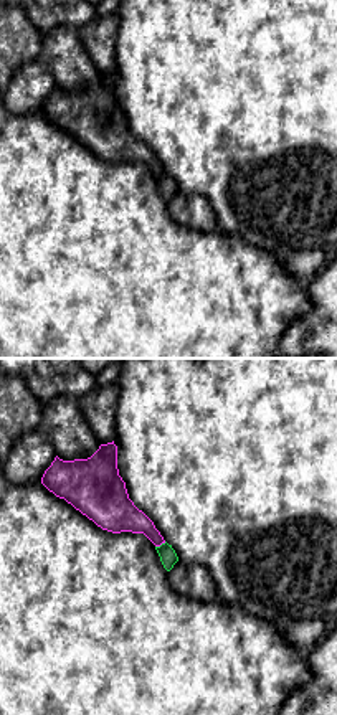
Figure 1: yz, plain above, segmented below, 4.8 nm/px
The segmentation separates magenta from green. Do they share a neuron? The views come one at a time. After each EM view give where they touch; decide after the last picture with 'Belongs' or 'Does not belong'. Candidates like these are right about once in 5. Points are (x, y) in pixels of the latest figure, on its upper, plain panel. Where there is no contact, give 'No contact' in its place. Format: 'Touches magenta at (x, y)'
Touches magenta at (161, 174)

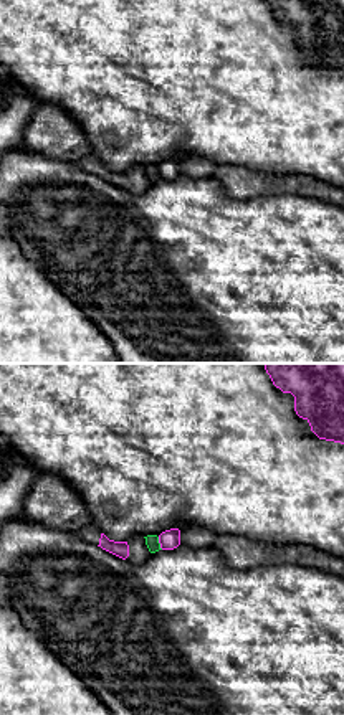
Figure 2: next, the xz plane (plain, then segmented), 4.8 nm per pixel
Touches magenta at (159, 172)

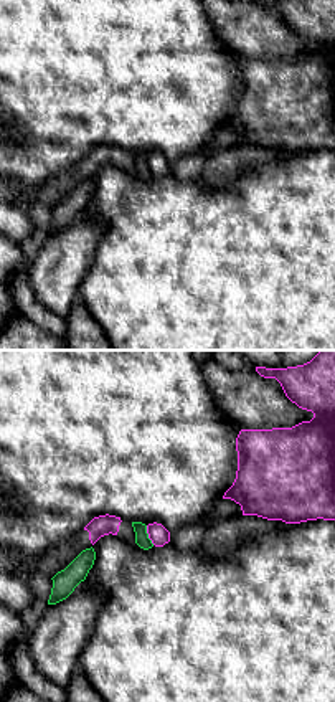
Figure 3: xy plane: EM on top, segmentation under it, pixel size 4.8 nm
Touches magenta at (149, 166)

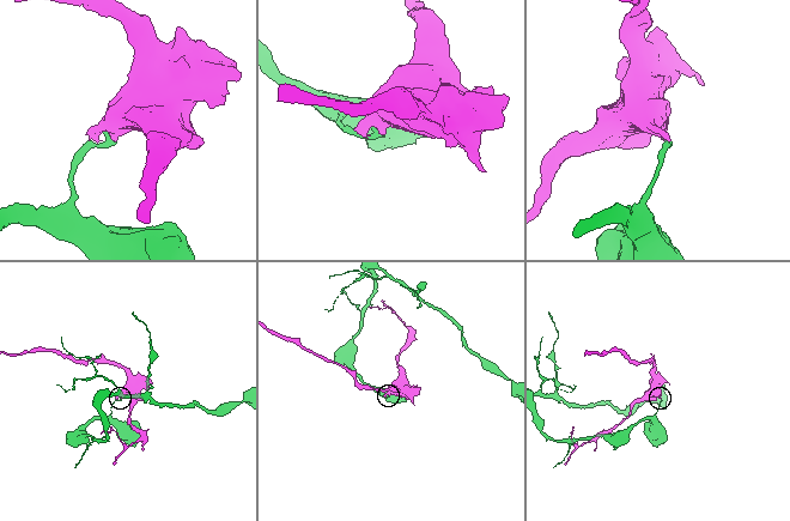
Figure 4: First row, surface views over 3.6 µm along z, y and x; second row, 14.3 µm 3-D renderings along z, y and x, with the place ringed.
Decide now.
Does not belong

